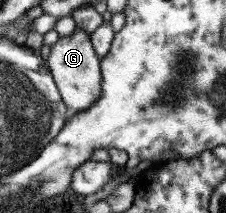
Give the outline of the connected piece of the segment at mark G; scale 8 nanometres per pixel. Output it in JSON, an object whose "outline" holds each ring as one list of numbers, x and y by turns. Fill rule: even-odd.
{"outline":[[76,27,70,35,58,37,50,45,45,63,51,70,64,105,67,105,68,110,72,110,73,114,88,110,96,102,101,87,99,57,96,55,91,38,86,31]]}

